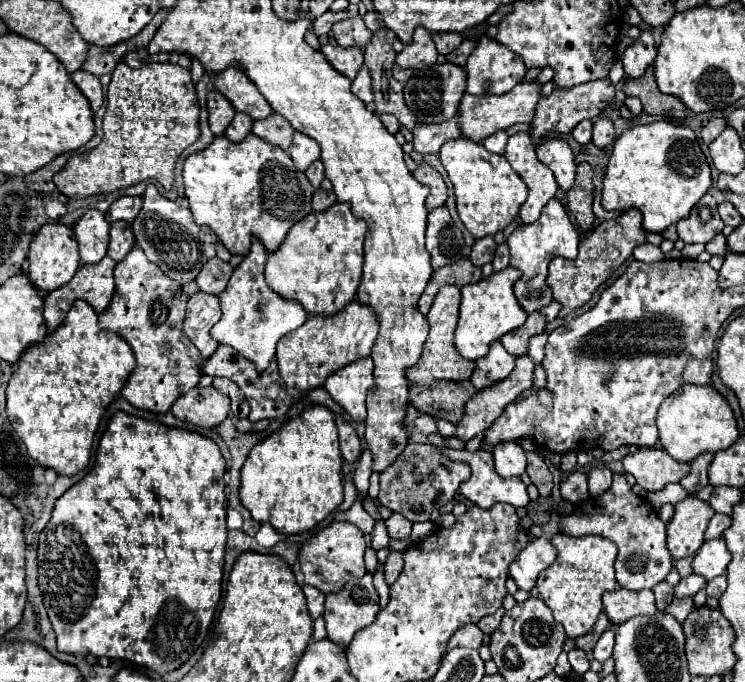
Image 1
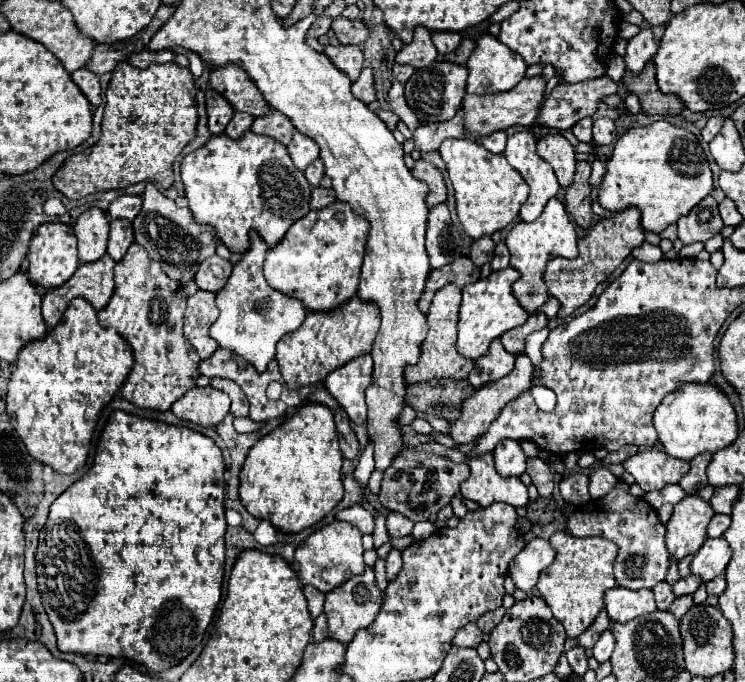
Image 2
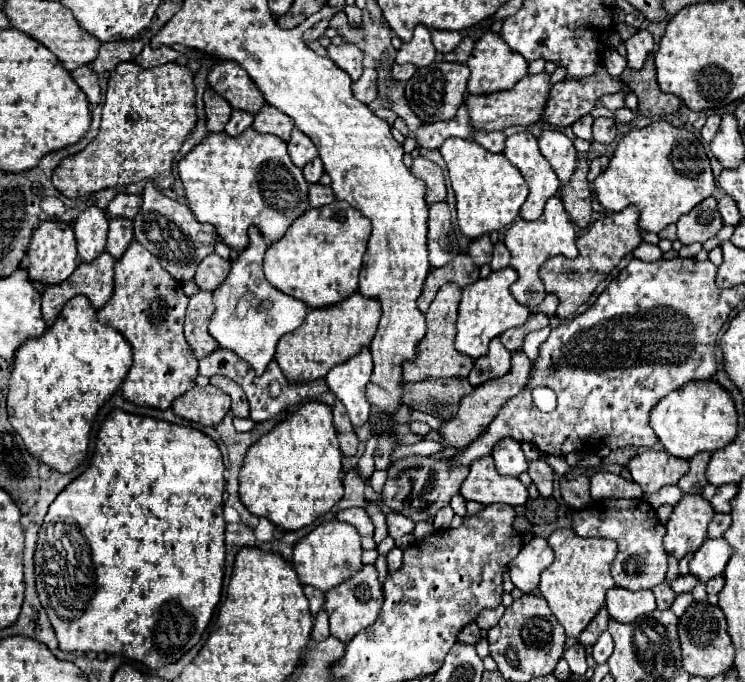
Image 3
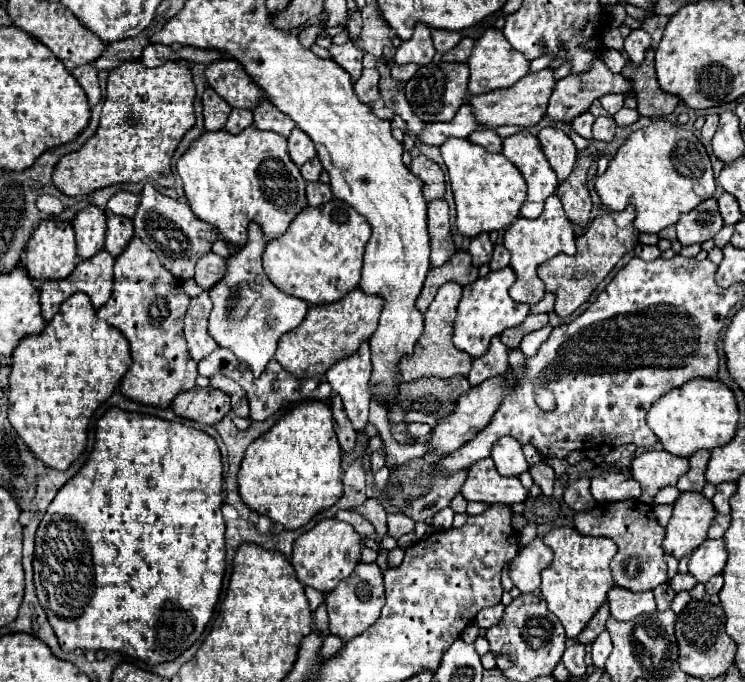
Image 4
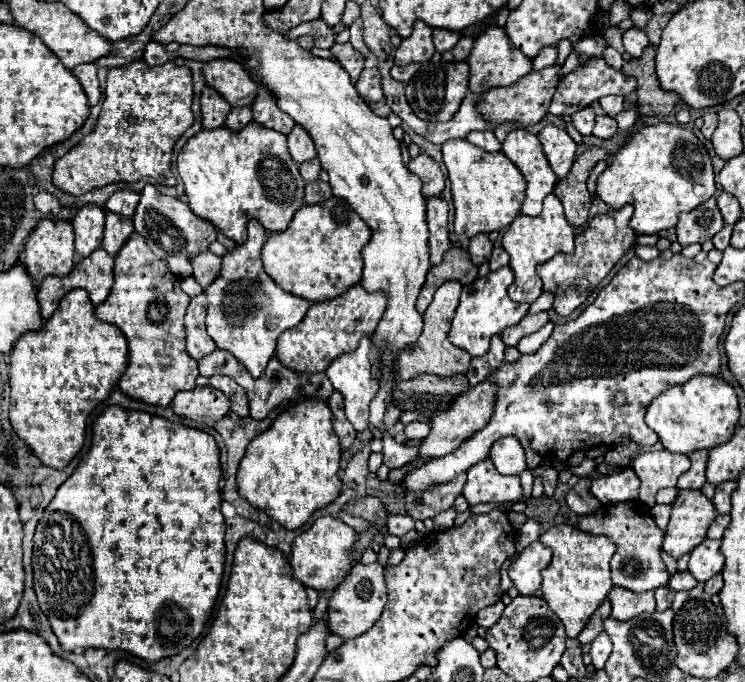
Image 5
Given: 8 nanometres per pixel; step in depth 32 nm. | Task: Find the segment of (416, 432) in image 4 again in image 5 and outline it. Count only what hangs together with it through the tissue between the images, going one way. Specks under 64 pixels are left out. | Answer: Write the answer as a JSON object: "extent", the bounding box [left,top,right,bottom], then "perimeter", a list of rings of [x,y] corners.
{"extent":[404,422,430,442],"perimeter":[[[410,422],[404,428],[404,434],[406,434],[408,442],[420,442],[424,436],[428,436],[428,430],[430,430],[430,426],[426,422]]]}

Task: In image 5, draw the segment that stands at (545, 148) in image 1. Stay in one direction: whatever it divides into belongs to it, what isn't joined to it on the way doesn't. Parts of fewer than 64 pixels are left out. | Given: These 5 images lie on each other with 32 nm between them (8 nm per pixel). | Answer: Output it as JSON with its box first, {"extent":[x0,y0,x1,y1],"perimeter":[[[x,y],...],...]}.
{"extent":[538,126,576,178],"perimeter":[[[544,126],[538,134],[544,154],[558,178],[564,178],[574,162],[576,156],[576,142],[570,138],[570,134],[556,126]]]}

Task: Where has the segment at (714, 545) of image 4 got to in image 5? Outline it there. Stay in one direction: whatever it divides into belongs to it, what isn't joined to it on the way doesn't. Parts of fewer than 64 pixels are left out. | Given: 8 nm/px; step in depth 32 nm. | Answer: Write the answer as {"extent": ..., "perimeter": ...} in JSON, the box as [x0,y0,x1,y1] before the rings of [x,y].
{"extent":[688,538,724,582],"perimeter":[[[706,538],[704,542],[708,544],[698,544],[690,552],[690,562],[688,562],[688,570],[698,582],[710,580],[724,566],[724,558],[720,554],[720,540]]]}

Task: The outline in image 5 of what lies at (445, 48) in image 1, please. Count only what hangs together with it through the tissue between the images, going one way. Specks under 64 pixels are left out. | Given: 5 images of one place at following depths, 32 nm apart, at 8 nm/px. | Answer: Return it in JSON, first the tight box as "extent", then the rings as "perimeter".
{"extent":[432,28,460,54],"perimeter":[[[434,28],[434,30],[432,30],[432,38],[434,38],[434,46],[436,46],[436,50],[442,54],[442,52],[450,50],[450,48],[458,42],[460,34],[458,34],[458,32],[452,32],[452,30]]]}

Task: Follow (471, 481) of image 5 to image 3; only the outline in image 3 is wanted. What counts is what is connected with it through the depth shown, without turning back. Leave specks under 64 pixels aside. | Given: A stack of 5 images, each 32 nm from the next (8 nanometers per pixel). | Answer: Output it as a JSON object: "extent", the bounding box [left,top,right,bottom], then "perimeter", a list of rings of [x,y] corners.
{"extent":[460,456,528,506],"perimeter":[[[492,456],[472,462],[470,474],[460,488],[460,494],[464,500],[474,500],[486,506],[494,502],[516,506],[528,500],[528,490],[518,478],[504,478],[496,472]]]}

